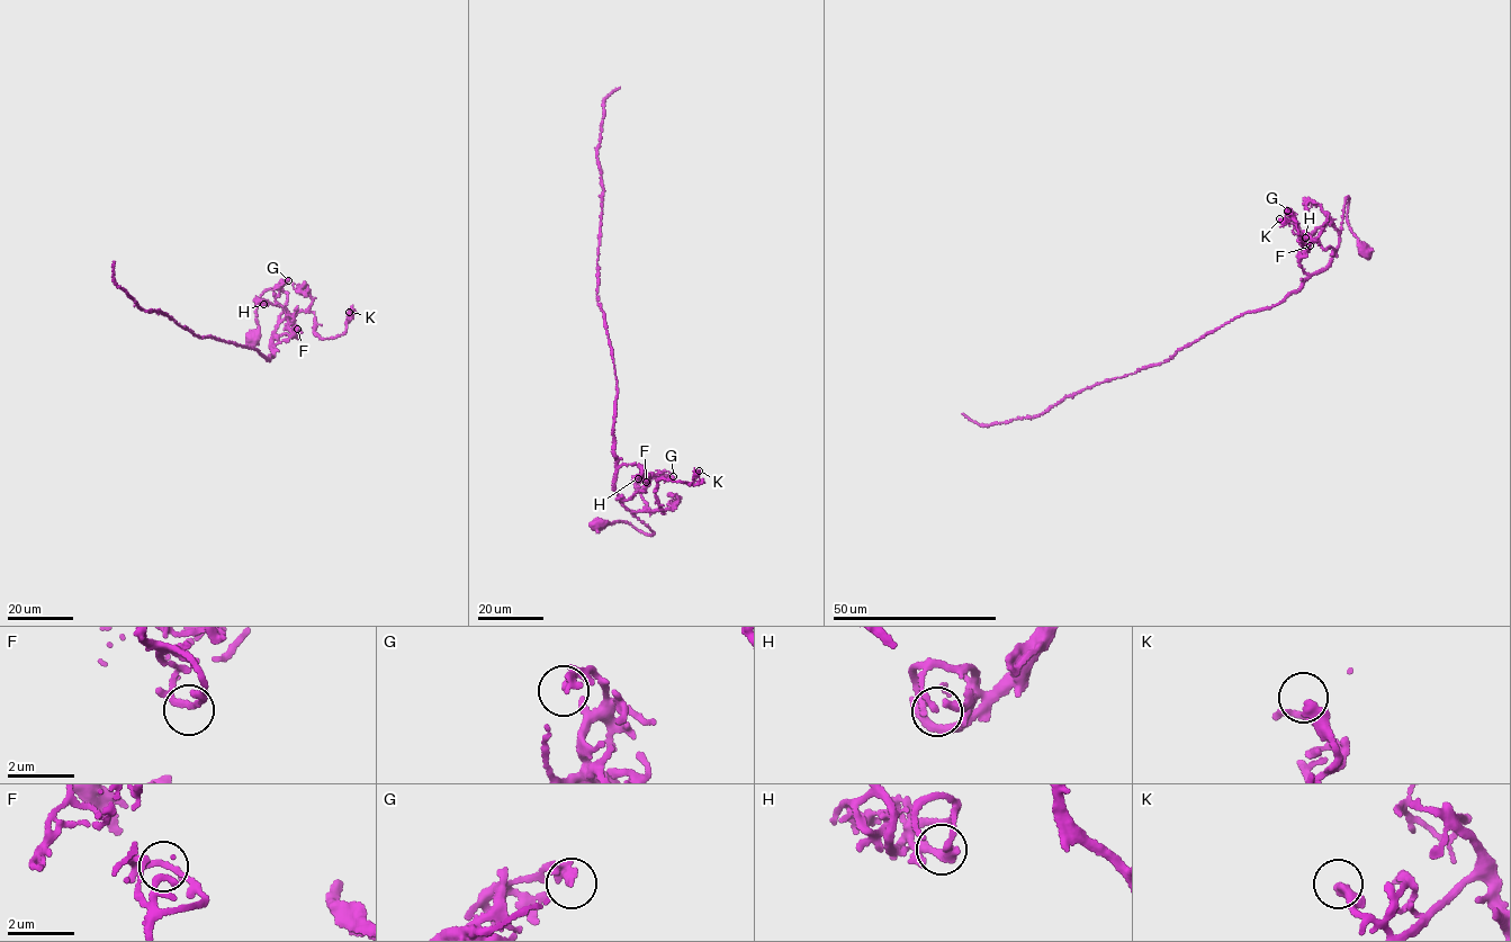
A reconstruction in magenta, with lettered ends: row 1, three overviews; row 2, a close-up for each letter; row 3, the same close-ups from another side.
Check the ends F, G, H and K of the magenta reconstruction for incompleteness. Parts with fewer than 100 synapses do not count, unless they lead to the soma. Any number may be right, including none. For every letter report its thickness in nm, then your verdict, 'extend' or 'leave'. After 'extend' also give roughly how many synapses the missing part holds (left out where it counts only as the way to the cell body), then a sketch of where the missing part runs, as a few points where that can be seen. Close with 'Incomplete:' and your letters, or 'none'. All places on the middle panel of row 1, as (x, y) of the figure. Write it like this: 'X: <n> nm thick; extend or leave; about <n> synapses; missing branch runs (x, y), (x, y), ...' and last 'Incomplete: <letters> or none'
F: 170 nm thick; leave
G: 260 nm thick; leave
H: 150 nm thick; leave
K: 360 nm thick; leave
Incomplete: none

